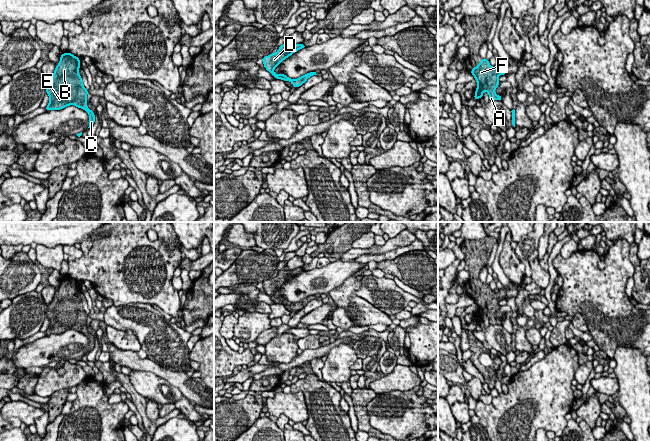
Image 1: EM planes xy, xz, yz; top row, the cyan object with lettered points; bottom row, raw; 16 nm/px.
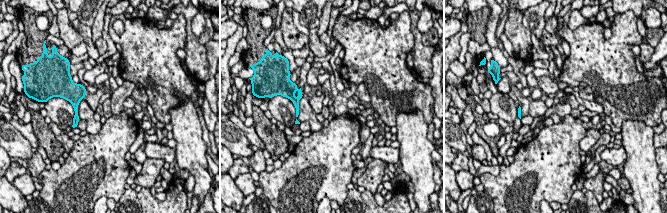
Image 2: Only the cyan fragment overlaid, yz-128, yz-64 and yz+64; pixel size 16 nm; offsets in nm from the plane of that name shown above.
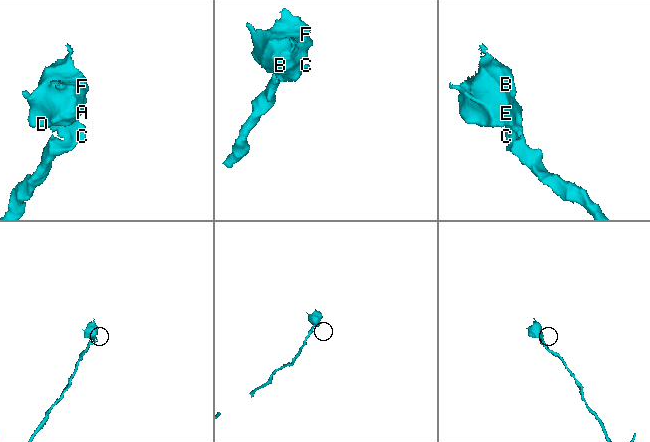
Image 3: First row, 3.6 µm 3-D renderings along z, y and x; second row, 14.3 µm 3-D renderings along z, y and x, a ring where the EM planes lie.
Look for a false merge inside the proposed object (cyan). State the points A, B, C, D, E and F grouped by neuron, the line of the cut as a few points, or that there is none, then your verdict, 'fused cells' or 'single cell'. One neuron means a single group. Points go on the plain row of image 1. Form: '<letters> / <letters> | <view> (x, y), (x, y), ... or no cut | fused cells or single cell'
A B C D E F | no cut | single cell

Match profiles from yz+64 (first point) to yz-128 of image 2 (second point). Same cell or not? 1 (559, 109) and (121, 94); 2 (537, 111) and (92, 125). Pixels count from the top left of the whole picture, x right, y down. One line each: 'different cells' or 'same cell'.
1: same cell
2: different cells

